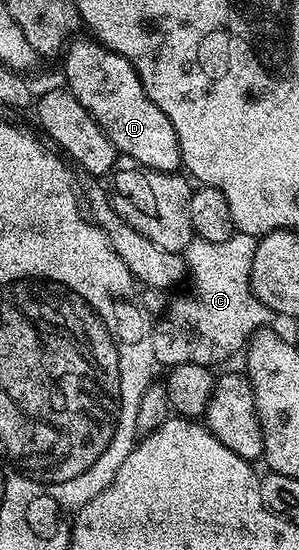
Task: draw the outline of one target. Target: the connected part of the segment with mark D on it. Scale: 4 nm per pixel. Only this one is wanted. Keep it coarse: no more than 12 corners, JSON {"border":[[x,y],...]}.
{"border":[[94,38],[62,56],[66,90],[120,156],[171,173],[179,138],[133,65]]}

